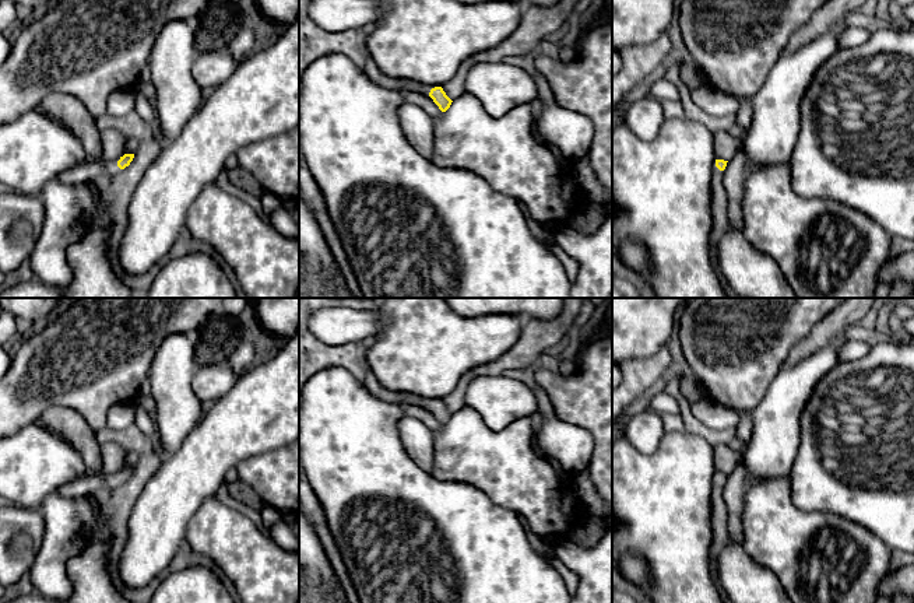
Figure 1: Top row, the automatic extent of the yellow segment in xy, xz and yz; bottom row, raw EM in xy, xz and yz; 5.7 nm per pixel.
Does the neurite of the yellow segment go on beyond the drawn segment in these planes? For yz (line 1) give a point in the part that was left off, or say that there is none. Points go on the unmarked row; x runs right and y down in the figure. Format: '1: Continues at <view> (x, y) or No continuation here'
1: No continuation here

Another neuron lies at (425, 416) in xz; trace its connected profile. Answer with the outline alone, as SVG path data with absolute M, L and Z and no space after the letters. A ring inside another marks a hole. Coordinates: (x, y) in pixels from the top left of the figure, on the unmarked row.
M407 404L401 406L405 416L411 416L414 418L418 418L421 423L423 423L429 430L439 431L442 428L442 424L439 420L433 416L433 413L425 407Z

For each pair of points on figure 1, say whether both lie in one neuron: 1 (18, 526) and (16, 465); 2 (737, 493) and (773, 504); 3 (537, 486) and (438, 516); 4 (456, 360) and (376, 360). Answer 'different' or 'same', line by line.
1: different
2: different
3: different
4: same

